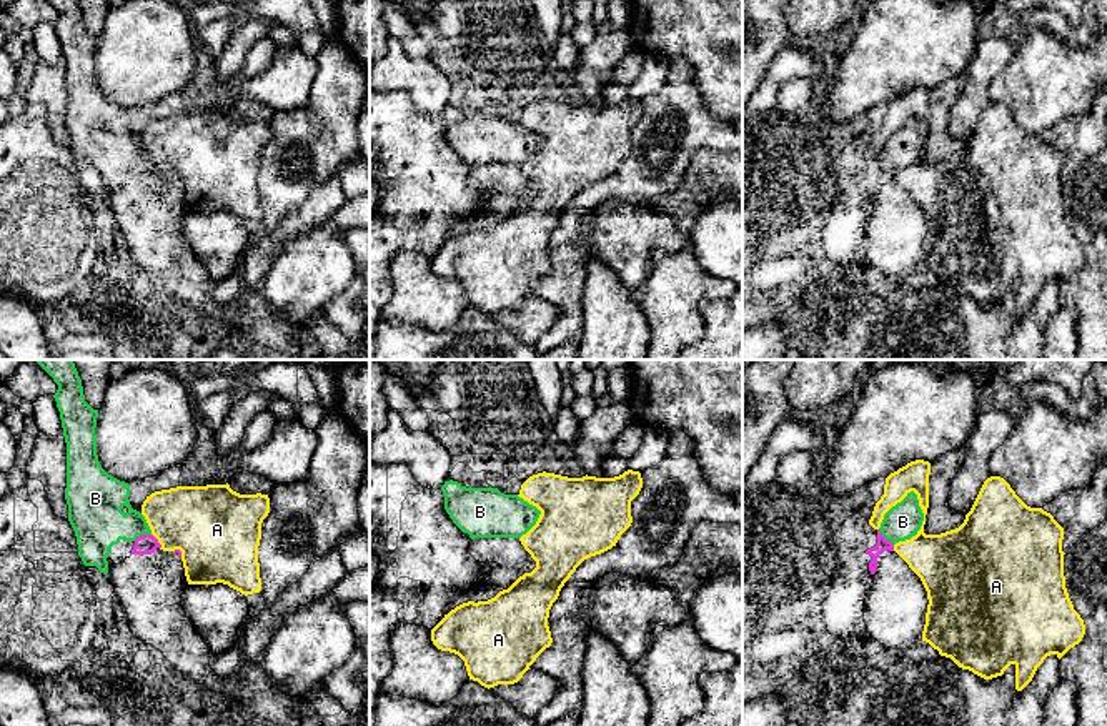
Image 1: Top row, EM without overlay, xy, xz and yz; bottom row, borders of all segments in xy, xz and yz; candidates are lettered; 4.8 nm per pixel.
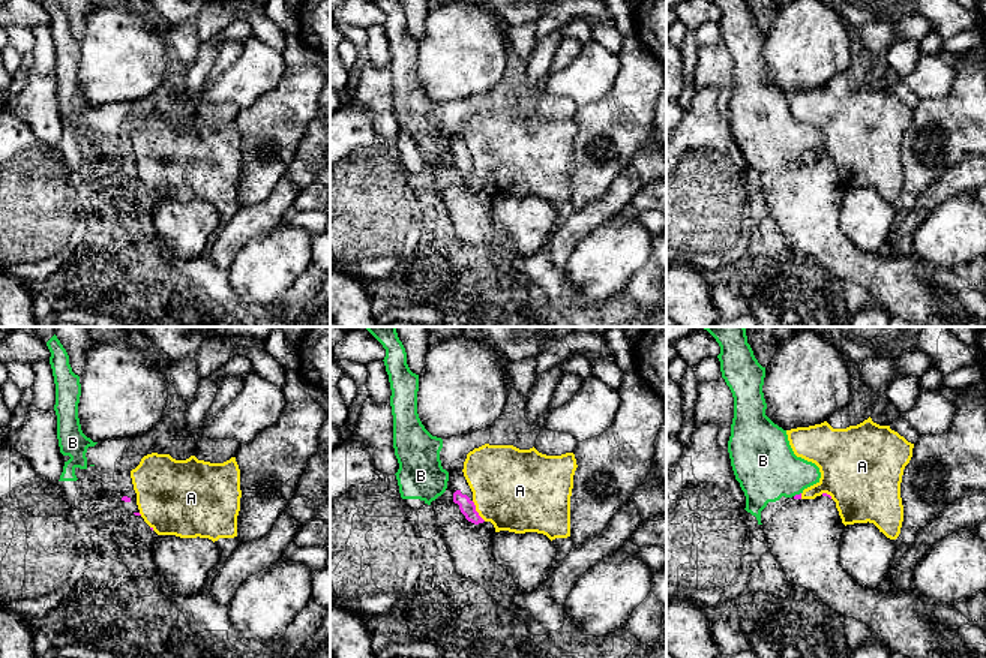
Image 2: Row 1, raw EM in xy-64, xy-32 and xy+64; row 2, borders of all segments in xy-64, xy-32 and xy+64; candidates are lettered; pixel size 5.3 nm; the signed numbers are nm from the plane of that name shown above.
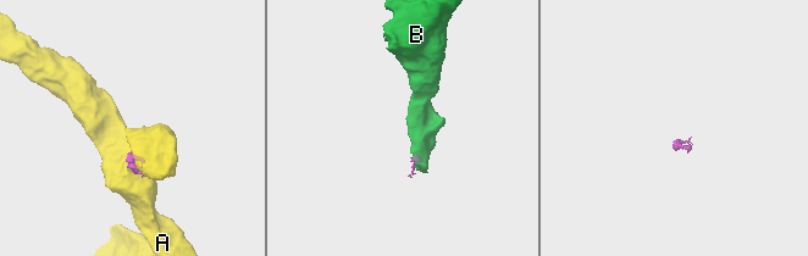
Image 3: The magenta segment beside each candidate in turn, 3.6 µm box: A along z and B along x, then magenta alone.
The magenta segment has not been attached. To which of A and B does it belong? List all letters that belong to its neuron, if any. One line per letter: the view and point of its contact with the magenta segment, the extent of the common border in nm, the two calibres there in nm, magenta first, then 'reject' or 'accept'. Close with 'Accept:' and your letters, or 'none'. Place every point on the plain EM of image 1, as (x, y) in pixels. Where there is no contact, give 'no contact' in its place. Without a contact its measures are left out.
A: xy (157, 169) | 90 nm | 100/360 nm | reject
B: xy (142, 162) | 90 nm | 100/260 nm | accept
Accept: B

